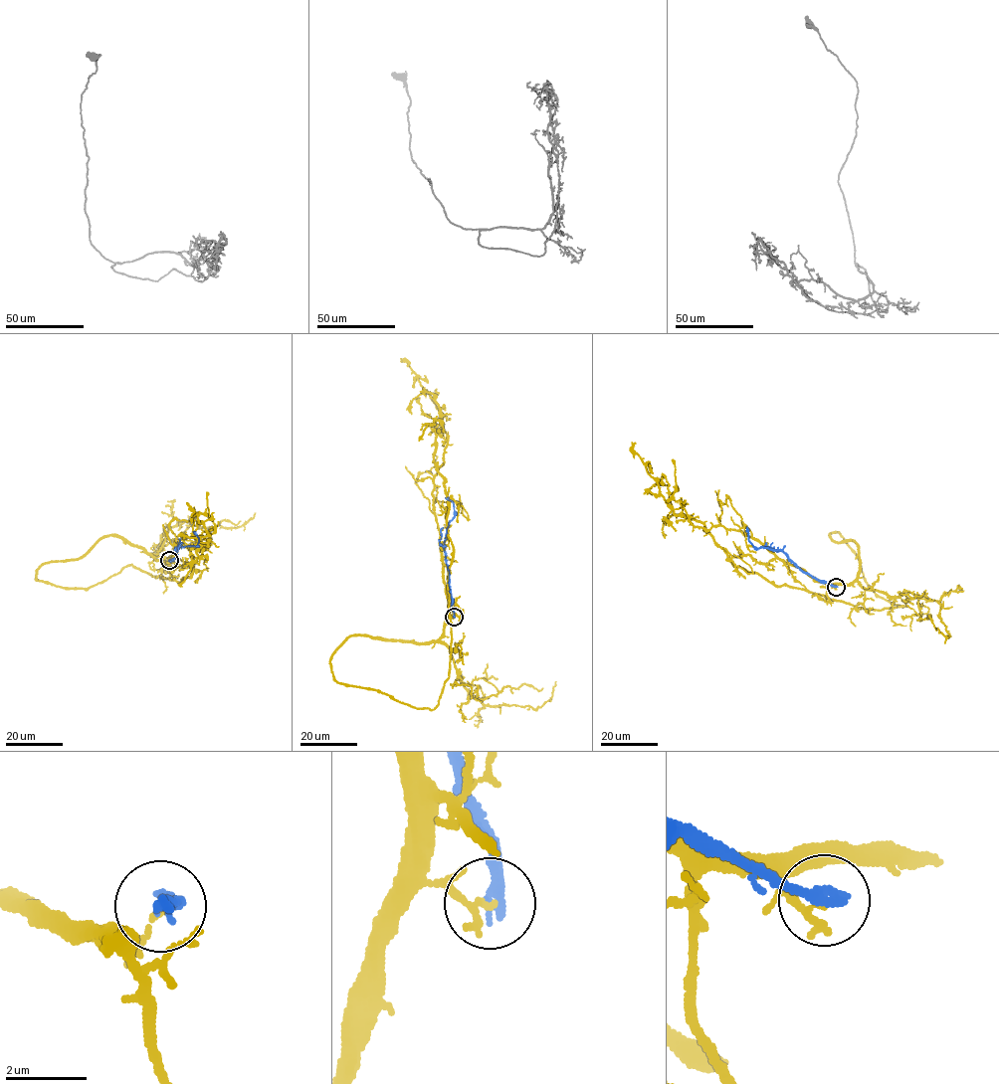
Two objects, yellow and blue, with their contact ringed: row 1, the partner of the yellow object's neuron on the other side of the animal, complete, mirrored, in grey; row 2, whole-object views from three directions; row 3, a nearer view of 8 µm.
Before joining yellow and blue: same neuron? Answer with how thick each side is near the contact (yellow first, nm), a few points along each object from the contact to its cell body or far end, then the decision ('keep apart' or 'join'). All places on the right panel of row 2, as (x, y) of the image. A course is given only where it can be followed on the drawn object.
calibres 90 and 320 nm; course yellow (836, 587), (789, 564), (806, 590), (777, 586), (736, 567), (705, 525), (675, 513), (632, 442); course blue (836, 587), (806, 574), (780, 550), (757, 548), (749, 540), (747, 527); keep apart

